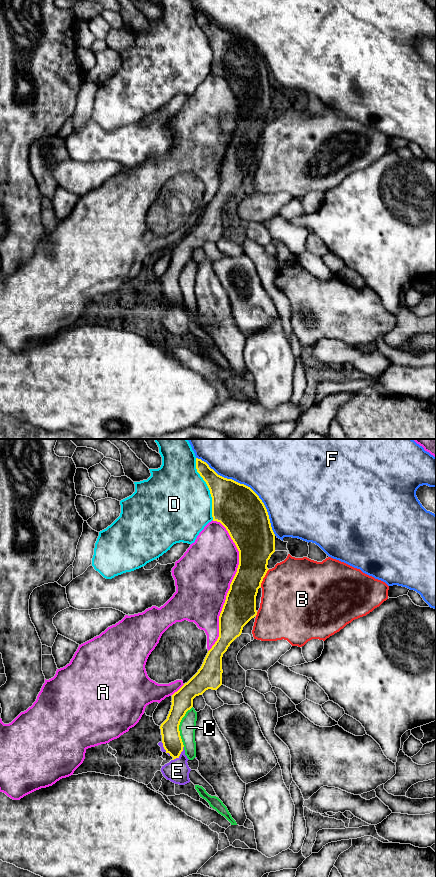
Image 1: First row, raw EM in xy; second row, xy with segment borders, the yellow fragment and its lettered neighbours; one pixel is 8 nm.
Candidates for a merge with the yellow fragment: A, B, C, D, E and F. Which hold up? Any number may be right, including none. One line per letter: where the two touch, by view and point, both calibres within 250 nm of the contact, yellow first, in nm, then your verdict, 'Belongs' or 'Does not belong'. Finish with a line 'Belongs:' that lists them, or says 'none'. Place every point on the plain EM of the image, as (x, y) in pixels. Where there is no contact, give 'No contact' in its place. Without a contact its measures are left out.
A: Touches yellow at xy (230, 137). Thickness 260 nm (yellow) against 460 nm. Does not belong
B: Touches yellow at xy (263, 129). Thickness 280 nm (yellow) against 460 nm. Does not belong
C: Touches yellow at xy (178, 278). Thickness 170 nm (yellow) against 140 nm. Does not belong
D: Touches yellow at xy (209, 41). Thickness 360 nm (yellow) against 500 nm. Does not belong
E: Touches yellow at xy (180, 305). Thickness 160 nm (yellow) against 190 nm. Belongs
F: Touches yellow at xy (247, 38). Thickness 380 nm (yellow) against 440 nm. Does not belong
Belongs: E

